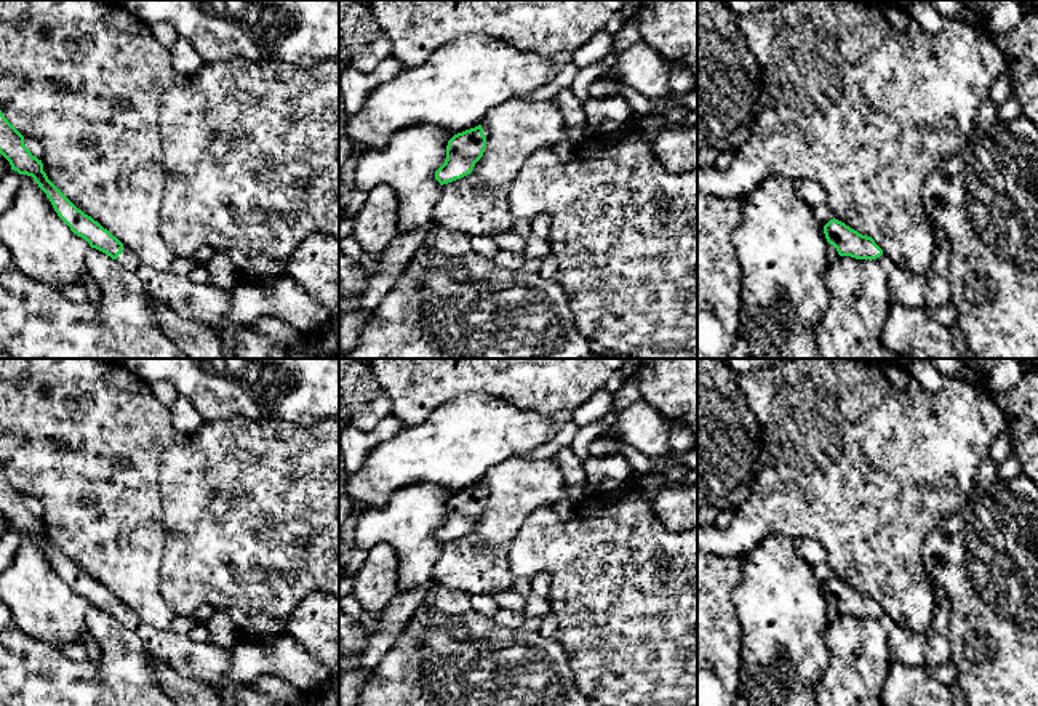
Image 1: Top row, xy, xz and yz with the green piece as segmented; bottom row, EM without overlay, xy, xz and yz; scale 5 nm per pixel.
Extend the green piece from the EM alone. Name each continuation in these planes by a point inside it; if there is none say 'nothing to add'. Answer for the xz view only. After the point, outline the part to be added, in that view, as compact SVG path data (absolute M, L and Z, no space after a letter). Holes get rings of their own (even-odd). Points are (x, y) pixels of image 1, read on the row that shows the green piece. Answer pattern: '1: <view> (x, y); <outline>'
nothing to add

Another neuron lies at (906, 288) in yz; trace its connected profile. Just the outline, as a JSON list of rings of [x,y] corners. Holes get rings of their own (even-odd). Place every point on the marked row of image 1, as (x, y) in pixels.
[[[892,266],[889,271],[889,304],[907,307],[926,306],[928,279]]]

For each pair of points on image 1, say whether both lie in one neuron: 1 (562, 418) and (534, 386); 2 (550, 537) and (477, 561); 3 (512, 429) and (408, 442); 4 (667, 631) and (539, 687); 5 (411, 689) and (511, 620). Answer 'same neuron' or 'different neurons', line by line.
1: different neurons
2: different neurons
3: same neuron
4: different neurons
5: different neurons

